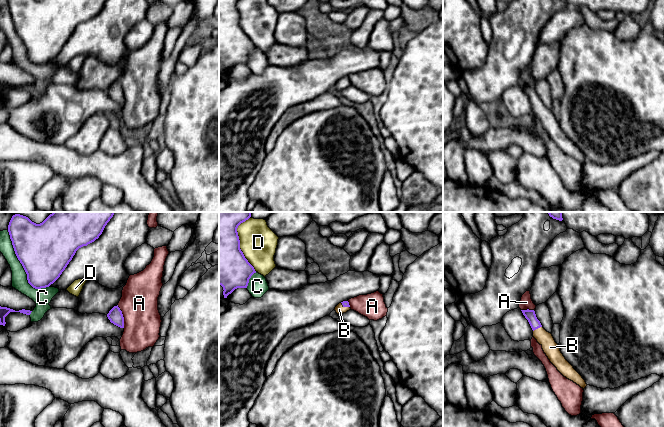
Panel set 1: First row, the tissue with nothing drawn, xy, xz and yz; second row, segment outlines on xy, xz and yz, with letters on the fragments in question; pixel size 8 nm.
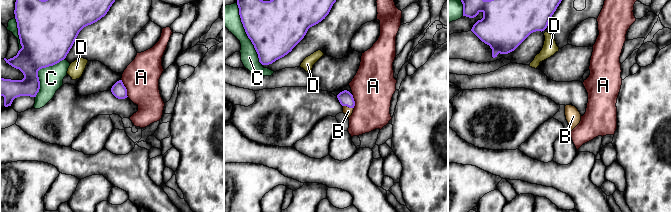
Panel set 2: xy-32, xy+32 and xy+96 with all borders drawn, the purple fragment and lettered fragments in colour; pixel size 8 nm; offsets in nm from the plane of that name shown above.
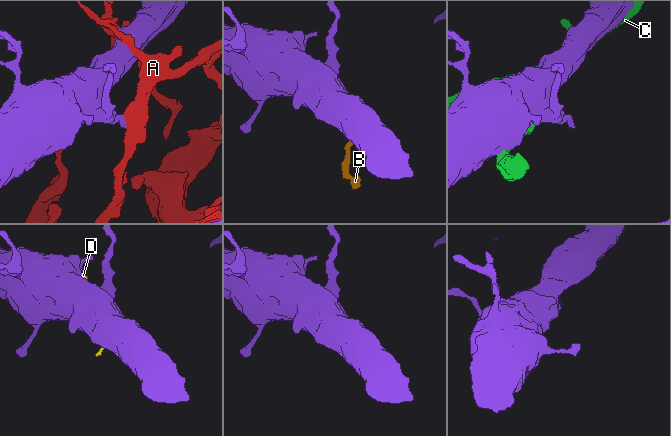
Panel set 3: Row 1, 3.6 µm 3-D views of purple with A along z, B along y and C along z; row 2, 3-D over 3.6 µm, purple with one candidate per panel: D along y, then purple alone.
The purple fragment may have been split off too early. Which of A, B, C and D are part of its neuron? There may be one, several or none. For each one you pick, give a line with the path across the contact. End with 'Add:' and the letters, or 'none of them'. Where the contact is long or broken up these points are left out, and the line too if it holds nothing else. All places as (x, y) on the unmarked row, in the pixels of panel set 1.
B: way yz (530, 91), (537, 104), (550, 123)
Add: B

